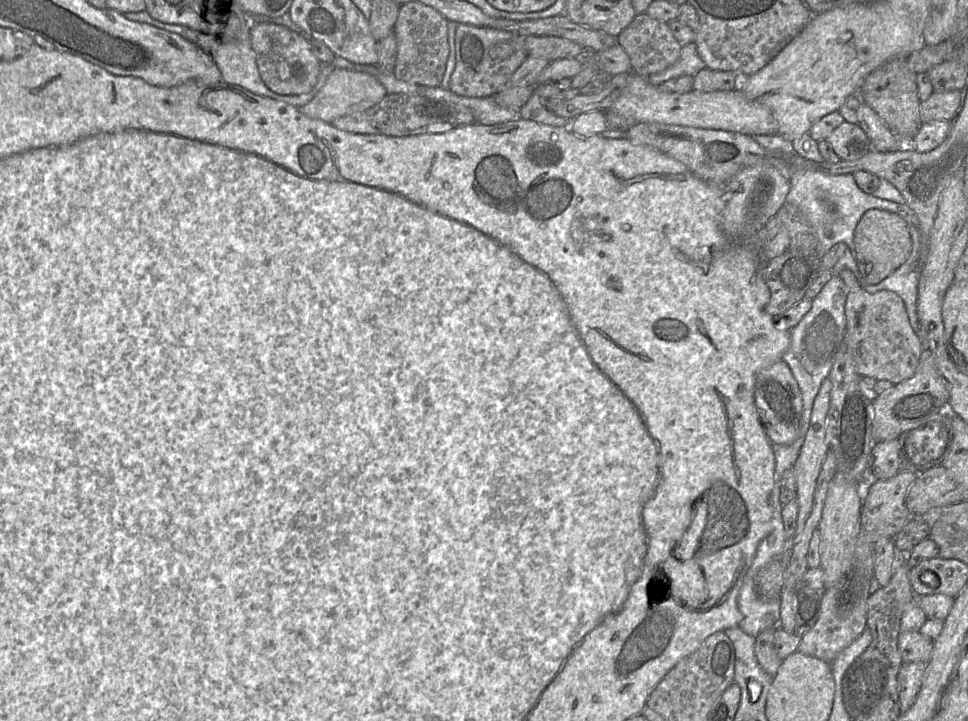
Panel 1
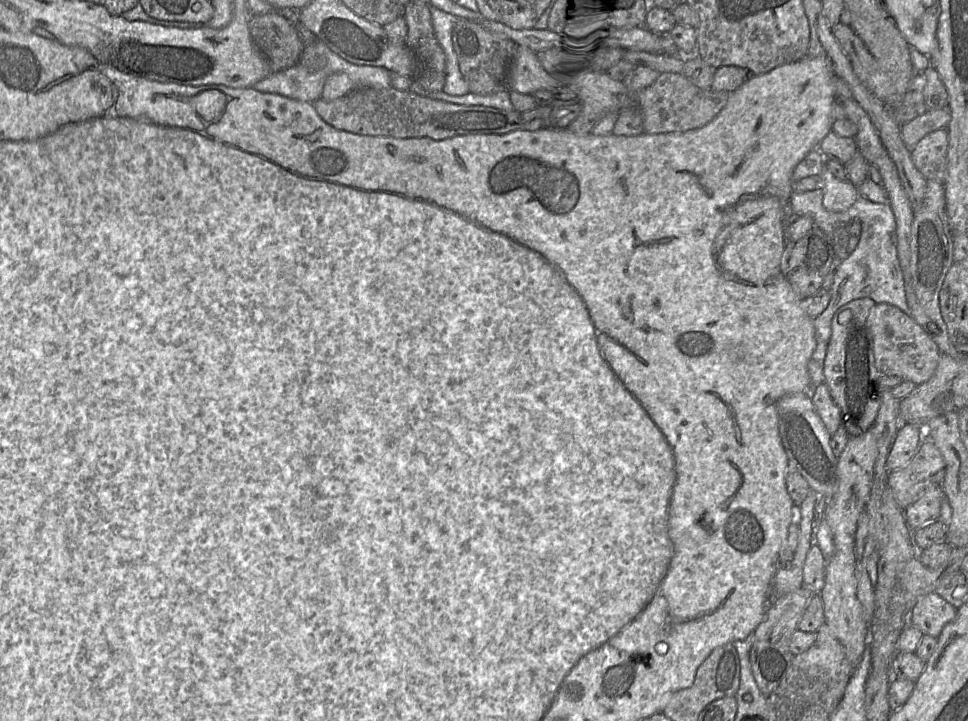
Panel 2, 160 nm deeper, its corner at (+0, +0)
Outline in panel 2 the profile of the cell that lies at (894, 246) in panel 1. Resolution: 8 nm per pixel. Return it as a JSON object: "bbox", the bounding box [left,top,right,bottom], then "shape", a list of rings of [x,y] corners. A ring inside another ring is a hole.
{"bbox":[824,298,881,437],"shape":[[[858,298],[836,311],[824,358],[824,383],[841,411],[842,426],[849,437],[861,435],[871,428],[881,405],[880,373],[875,365],[872,333],[868,326],[869,312],[875,304],[871,298]]]}

